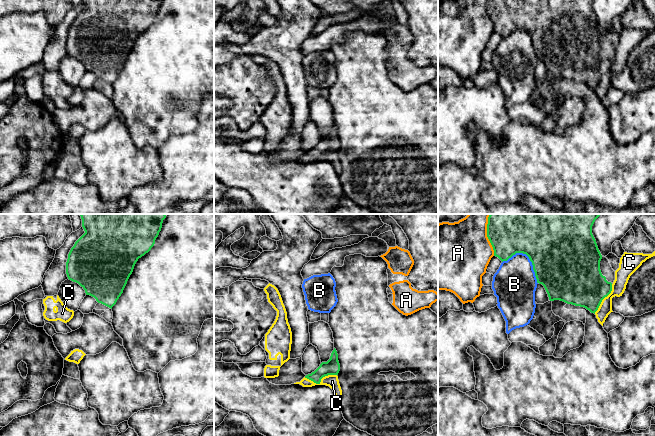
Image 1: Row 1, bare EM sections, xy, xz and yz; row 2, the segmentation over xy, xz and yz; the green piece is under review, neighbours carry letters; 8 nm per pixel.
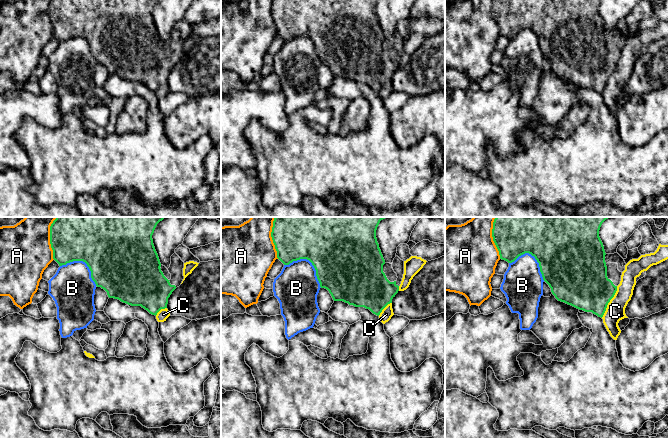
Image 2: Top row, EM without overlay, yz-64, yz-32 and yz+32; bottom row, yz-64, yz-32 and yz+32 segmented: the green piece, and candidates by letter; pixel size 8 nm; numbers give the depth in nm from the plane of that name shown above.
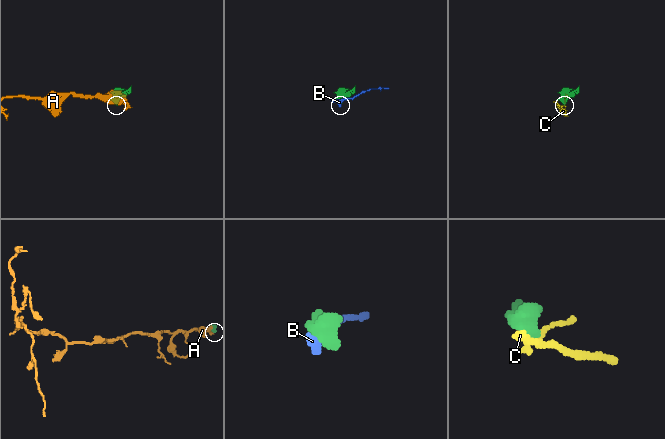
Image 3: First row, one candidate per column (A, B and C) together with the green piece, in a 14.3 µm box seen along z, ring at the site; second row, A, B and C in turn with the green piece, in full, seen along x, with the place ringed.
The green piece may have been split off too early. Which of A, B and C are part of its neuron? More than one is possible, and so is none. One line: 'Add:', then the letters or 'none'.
Add: C

